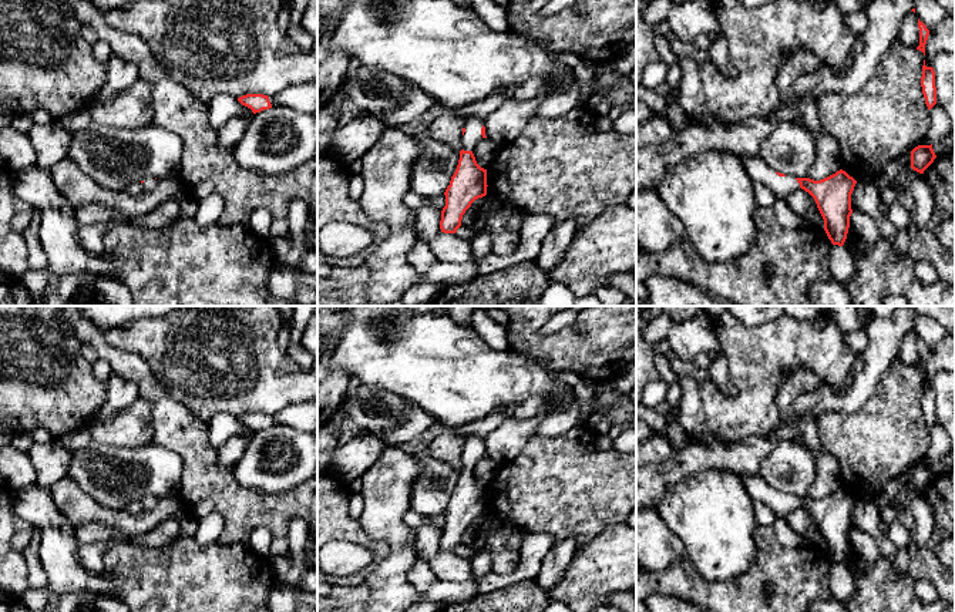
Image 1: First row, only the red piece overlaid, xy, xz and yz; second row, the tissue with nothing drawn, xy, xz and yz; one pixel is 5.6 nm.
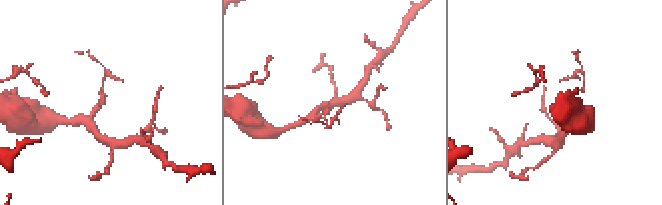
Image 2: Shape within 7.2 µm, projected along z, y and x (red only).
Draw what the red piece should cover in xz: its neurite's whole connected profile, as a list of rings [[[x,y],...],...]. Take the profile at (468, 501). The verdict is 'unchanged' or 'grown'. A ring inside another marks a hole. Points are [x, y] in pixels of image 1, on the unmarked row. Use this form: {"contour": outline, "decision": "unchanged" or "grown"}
{"contour": [[[477,436],[464,438],[458,484],[444,511],[445,525],[440,539],[444,552],[455,552],[471,522],[487,514],[487,488],[477,482],[473,473],[474,464],[482,457],[487,457],[484,438]]], "decision": "grown"}

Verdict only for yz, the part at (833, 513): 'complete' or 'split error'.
split error

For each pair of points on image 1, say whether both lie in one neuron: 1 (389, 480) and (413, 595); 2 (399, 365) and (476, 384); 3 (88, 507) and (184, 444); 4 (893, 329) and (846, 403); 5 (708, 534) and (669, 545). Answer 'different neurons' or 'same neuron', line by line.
1: same neuron
2: same neuron
3: different neurons
4: same neuron
5: different neurons

